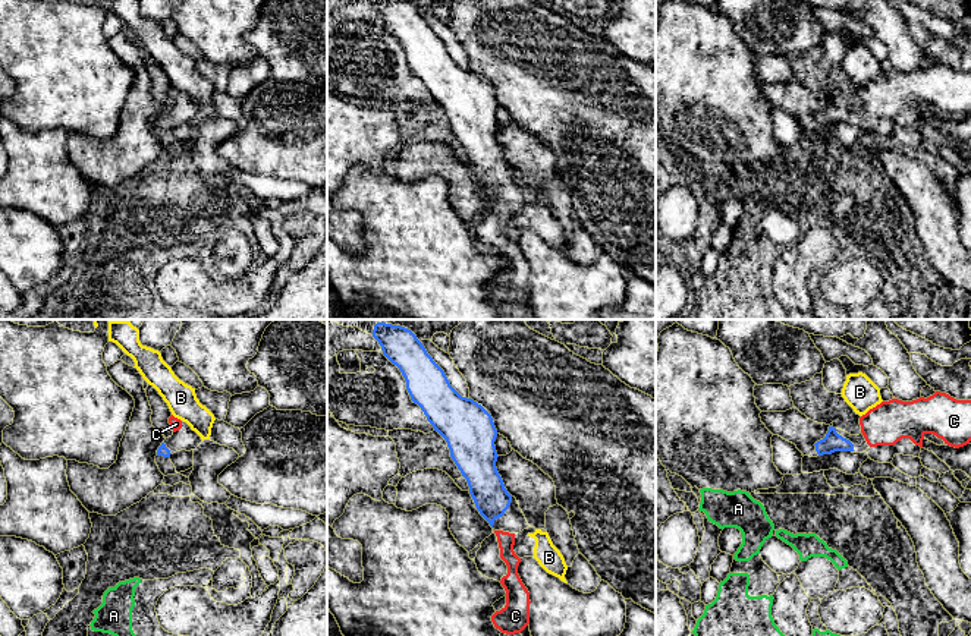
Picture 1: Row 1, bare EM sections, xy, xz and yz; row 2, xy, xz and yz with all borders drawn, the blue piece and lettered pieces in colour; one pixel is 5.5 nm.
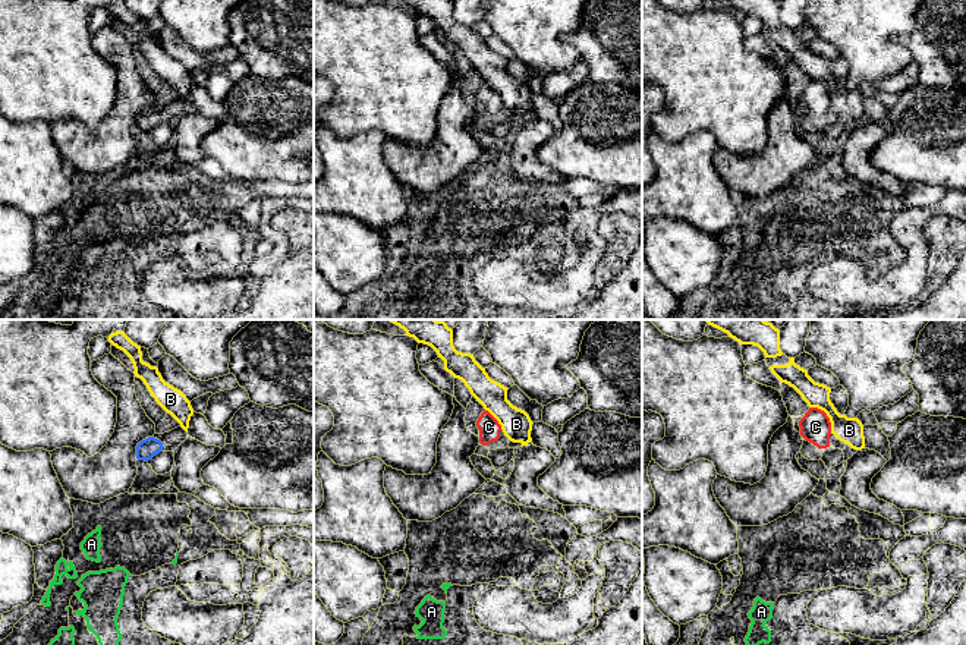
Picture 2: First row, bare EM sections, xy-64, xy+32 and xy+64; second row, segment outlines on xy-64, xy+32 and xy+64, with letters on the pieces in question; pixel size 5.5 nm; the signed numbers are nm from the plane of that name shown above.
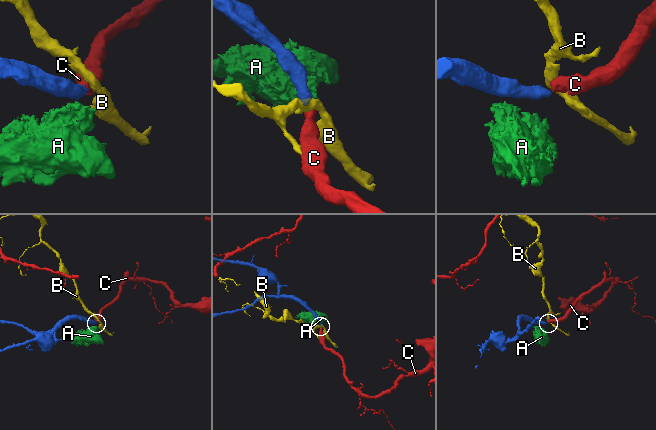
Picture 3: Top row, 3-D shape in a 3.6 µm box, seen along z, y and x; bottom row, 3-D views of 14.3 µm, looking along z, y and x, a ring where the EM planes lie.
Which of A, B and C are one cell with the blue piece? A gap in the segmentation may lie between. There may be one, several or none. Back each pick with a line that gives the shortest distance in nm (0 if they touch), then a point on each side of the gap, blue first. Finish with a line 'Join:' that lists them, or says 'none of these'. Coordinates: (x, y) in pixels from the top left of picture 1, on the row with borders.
C: 30 nm | xz (492, 526), (495, 531)
Join: C

